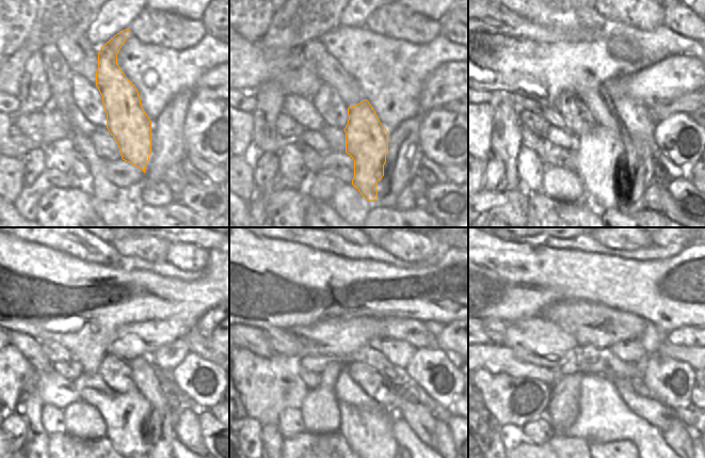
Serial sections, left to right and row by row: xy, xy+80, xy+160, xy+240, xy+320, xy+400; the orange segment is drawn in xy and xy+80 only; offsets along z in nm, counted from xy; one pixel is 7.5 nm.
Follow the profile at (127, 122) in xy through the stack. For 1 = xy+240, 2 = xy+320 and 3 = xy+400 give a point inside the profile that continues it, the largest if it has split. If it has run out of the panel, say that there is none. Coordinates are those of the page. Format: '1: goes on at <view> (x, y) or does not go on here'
1: goes on at xy+240 (129, 417)
2: goes on at xy+320 (368, 431)
3: goes on at xy+400 (615, 444)

